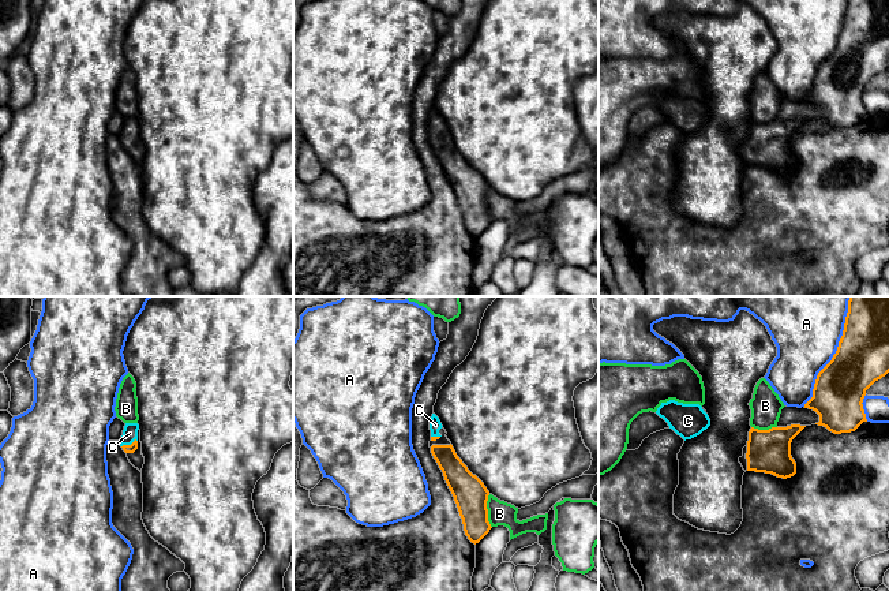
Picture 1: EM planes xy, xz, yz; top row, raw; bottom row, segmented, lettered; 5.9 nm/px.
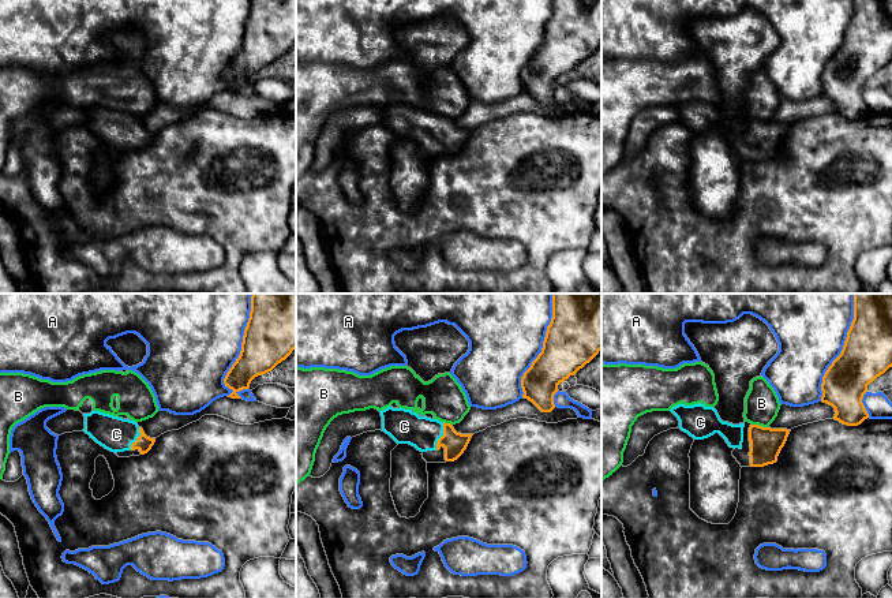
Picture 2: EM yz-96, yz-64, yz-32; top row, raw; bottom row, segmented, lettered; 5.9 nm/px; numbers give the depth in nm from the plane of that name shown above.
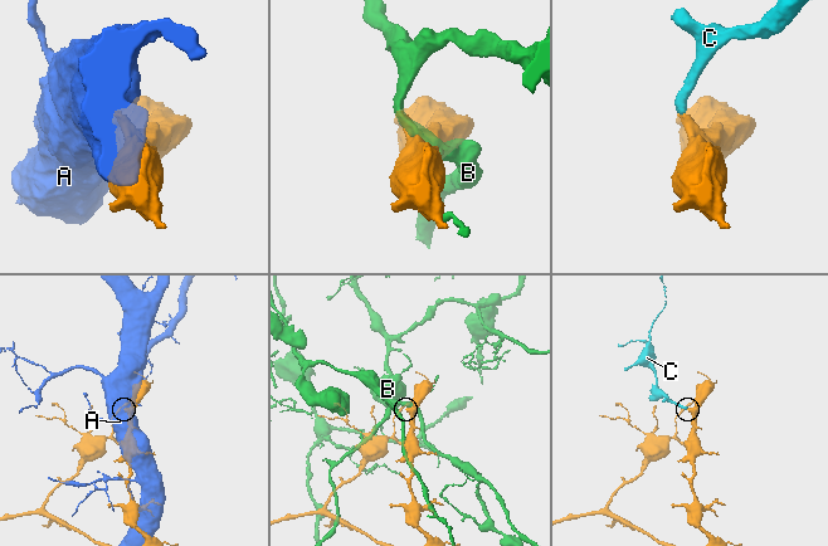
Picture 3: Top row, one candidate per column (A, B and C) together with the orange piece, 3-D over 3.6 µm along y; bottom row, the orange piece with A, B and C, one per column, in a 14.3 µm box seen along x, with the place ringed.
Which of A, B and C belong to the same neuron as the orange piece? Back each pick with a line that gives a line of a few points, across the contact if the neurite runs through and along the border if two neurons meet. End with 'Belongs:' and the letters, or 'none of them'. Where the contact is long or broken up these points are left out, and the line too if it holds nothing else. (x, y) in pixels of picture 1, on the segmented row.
C: line xy (131, 448), (128, 445), (130, 433)
Belongs: C

